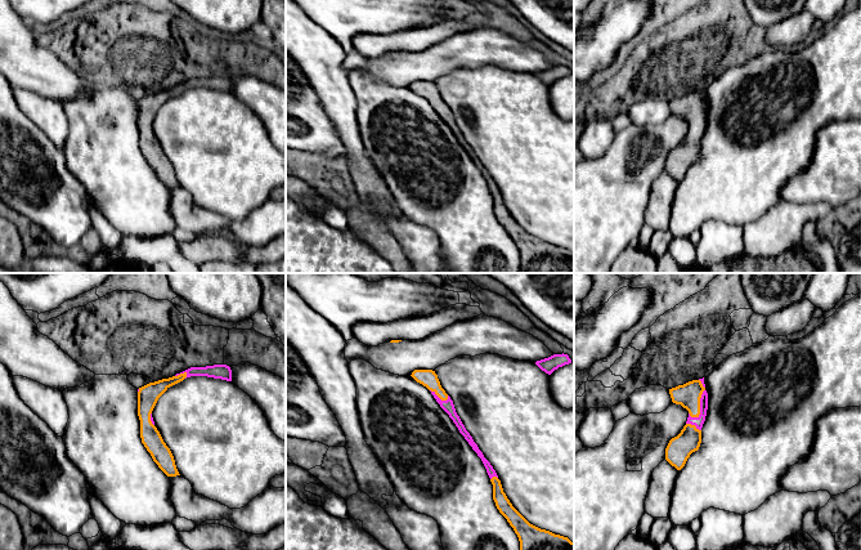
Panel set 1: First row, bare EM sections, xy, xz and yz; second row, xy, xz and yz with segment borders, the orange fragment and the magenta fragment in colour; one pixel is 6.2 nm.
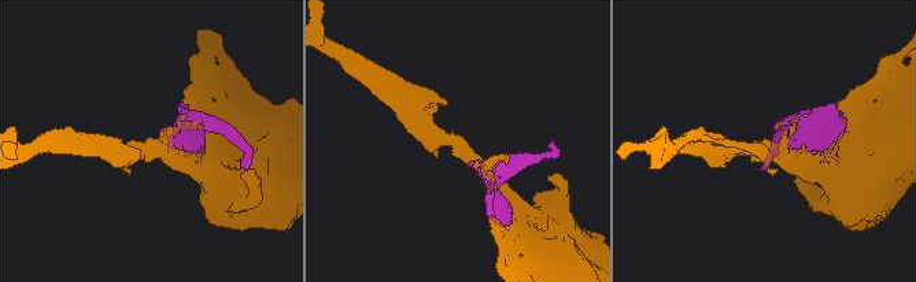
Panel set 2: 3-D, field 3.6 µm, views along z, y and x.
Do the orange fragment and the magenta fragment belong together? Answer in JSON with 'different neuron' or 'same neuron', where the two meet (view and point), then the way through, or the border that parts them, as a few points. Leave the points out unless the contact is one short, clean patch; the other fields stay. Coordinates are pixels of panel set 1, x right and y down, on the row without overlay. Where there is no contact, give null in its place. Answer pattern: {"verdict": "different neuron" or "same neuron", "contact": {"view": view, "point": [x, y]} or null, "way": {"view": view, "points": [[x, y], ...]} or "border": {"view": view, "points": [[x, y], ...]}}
{"verdict": "same neuron", "contact": {"view": "yz", "point": [699, 112]}}

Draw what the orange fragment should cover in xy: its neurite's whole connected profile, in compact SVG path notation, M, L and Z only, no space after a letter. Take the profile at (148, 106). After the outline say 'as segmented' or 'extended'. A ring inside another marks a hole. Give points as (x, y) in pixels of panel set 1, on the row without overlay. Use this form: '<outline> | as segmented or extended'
M214 76L206 79L190 79L172 89L149 94L138 100L138 128L140 131L142 155L151 165L153 173L167 188L180 187L170 160L163 153L160 143L154 138L152 122L158 109L172 97L190 88L207 88L232 93L232 81L227 76Z | extended

